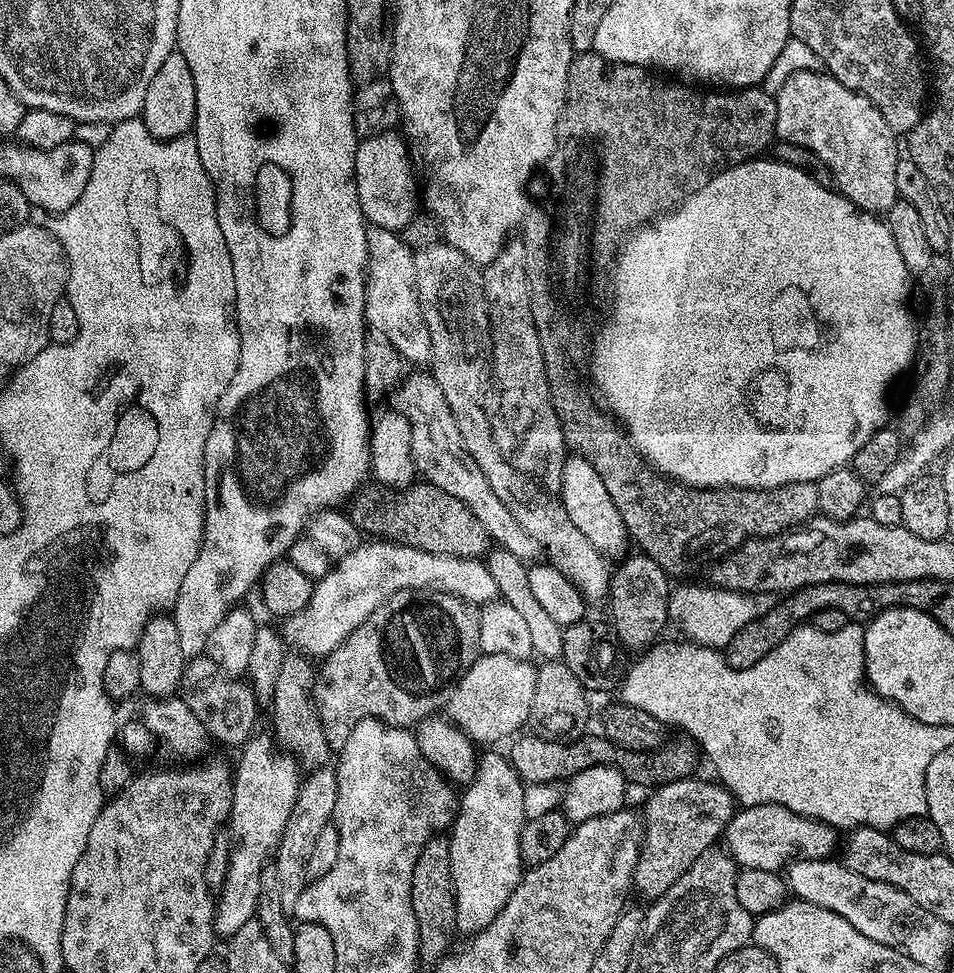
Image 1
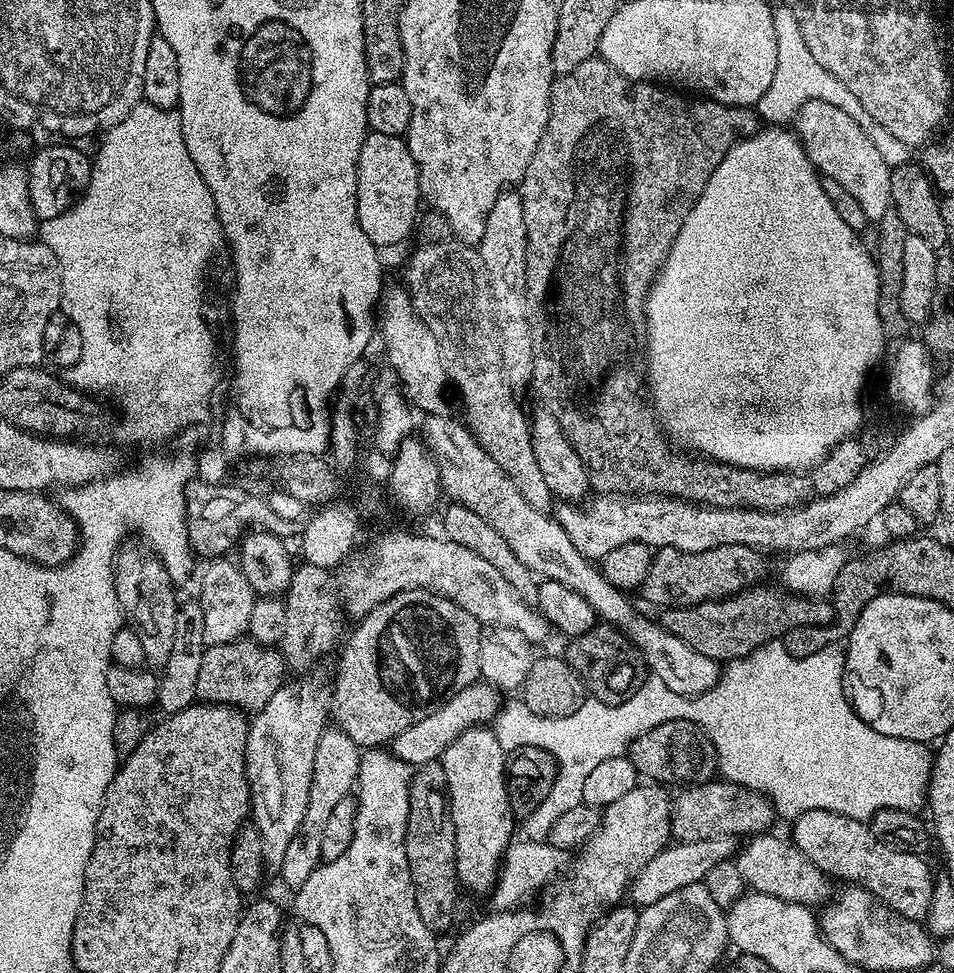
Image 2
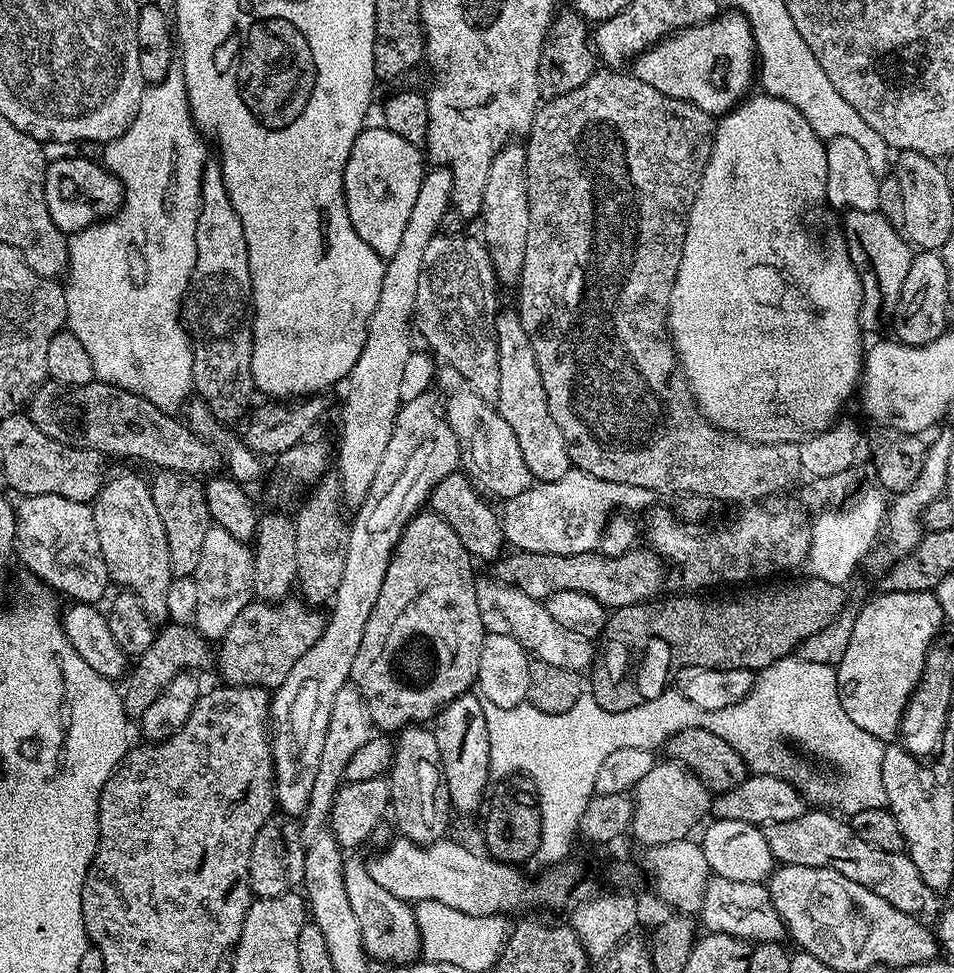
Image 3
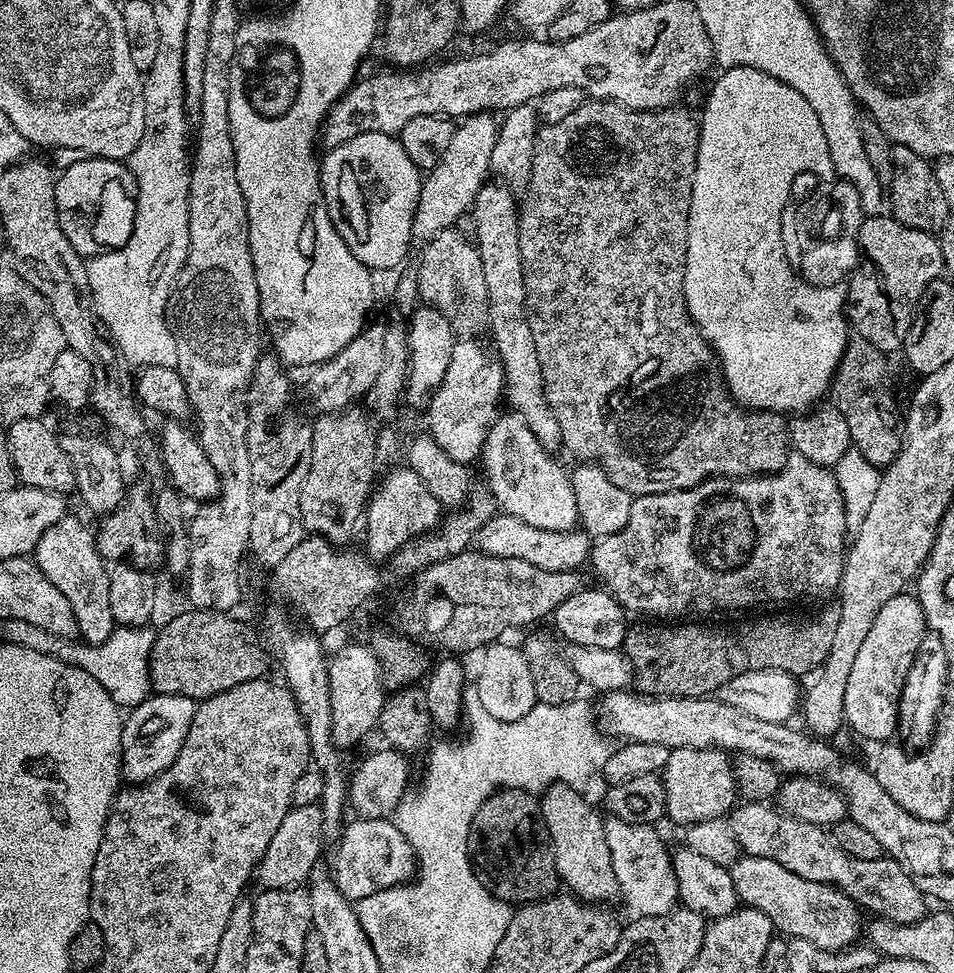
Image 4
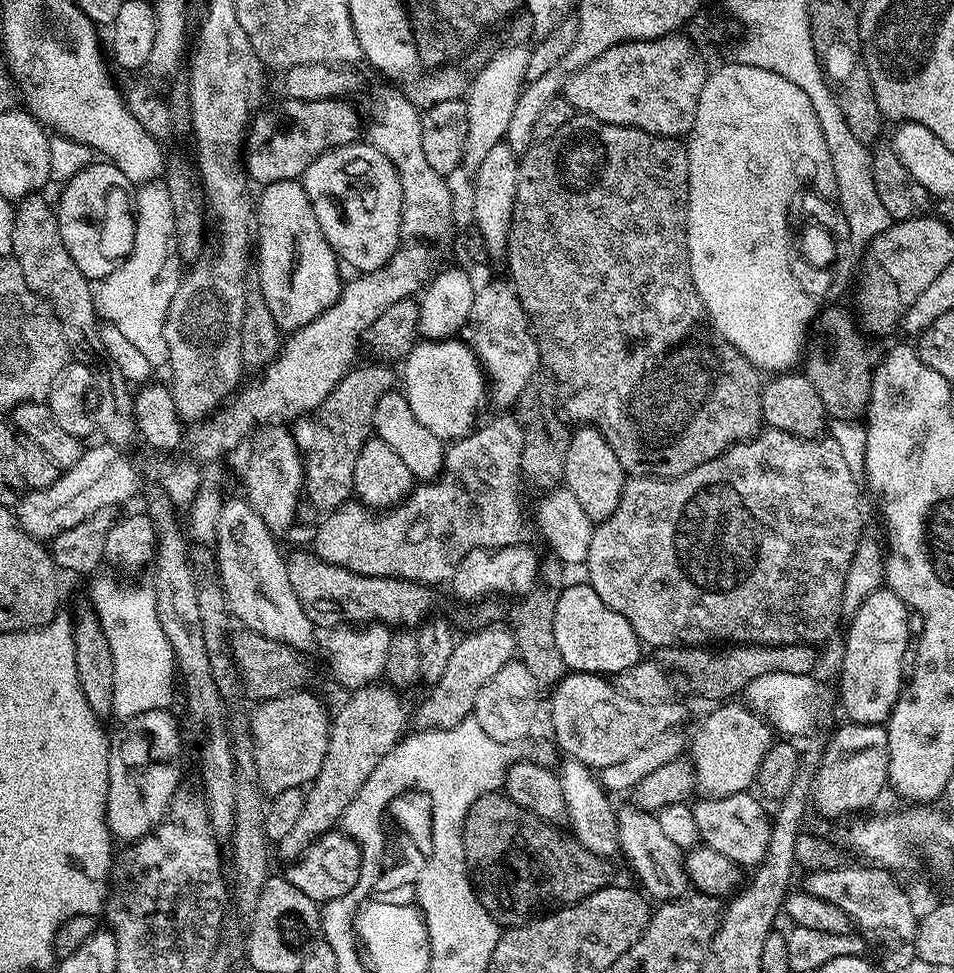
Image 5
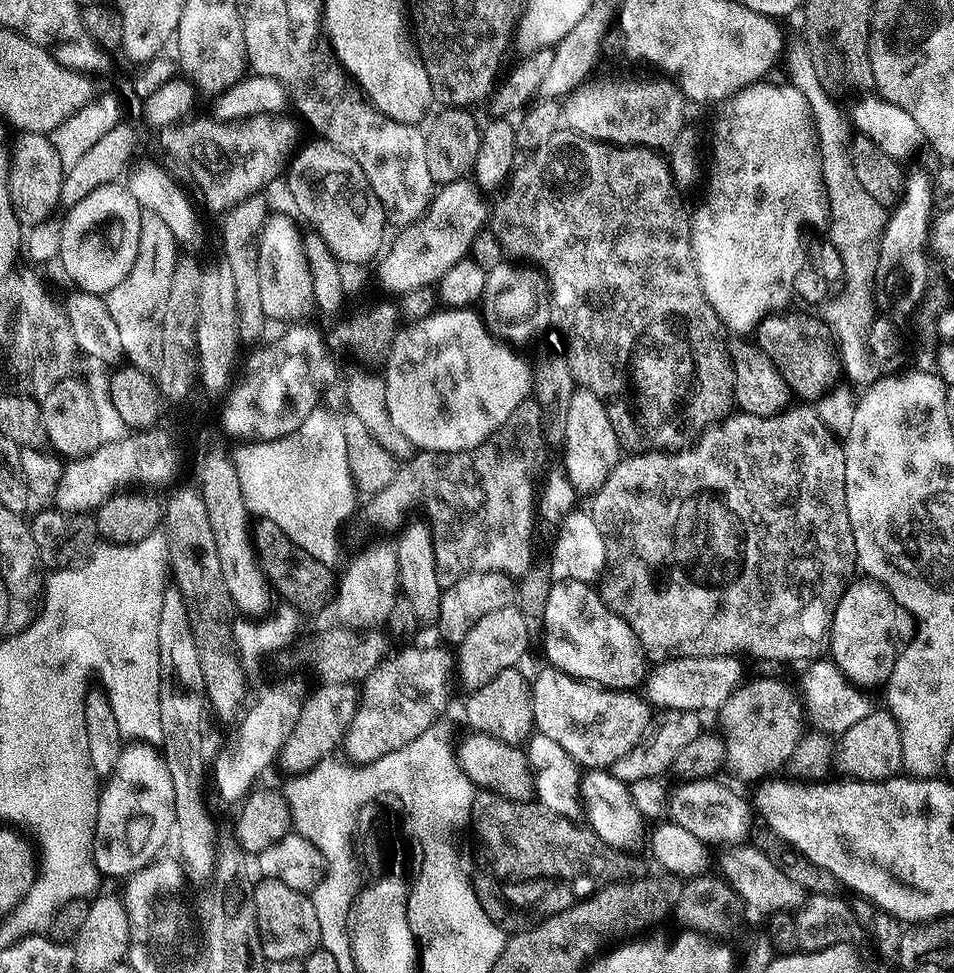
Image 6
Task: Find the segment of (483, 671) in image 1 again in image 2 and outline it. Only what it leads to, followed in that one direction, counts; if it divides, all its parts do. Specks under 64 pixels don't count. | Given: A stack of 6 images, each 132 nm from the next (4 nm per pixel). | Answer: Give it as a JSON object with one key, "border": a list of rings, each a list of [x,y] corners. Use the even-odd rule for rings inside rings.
{"border":[[[487,682],[466,686],[466,690],[452,696],[426,718],[422,718],[422,722],[414,722],[414,726],[402,730],[402,734],[395,736],[390,745],[392,755],[413,766],[431,765],[439,761],[443,757],[446,746],[450,746],[450,742],[458,738],[458,734],[495,721],[496,714],[502,707],[500,696],[502,696],[501,689]]]}

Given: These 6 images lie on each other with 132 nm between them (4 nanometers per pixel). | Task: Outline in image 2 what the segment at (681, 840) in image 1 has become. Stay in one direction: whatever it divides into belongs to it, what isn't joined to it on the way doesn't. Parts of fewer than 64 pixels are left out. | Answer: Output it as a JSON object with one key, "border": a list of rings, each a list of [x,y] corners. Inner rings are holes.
{"border":[[[713,778],[707,784],[693,784],[685,787],[684,792],[678,795],[672,802],[672,836],[677,841],[705,840],[711,836],[735,836],[737,838],[748,838],[753,834],[767,833],[772,827],[772,820],[777,819],[776,809],[763,792],[755,792],[746,786],[731,784],[723,778]]]}

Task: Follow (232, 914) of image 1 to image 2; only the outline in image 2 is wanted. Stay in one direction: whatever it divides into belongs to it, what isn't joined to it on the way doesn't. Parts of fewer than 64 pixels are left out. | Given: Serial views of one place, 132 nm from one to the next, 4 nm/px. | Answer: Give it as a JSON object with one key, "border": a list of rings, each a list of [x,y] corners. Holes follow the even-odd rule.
{"border":[[[311,676],[300,678],[297,684],[285,683],[283,688],[276,691],[274,698],[270,698],[270,702],[266,702],[266,706],[251,717],[248,726],[244,753],[250,790],[250,824],[262,838],[264,863],[272,870],[280,869],[282,858],[286,858],[286,850],[290,846],[290,838],[294,838],[302,826],[306,802],[310,798],[310,778],[314,774],[314,753],[318,751],[318,738],[330,720],[331,687],[323,684],[318,677]]]}

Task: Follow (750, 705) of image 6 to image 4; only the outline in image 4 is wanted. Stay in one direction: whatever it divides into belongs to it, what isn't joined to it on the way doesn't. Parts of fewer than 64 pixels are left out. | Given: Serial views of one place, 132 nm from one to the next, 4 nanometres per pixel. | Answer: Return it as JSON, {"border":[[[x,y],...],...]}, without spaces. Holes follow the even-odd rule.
{"border":[[[673,748],[662,773],[667,819],[689,826],[731,813],[738,800],[729,753],[718,748]]]}

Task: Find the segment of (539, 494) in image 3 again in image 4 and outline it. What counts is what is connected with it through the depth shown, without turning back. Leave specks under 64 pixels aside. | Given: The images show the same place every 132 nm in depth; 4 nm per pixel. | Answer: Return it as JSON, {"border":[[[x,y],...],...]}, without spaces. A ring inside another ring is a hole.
{"border":[[[493,514],[487,522],[476,531],[475,547],[481,552],[498,558],[522,558],[522,562],[530,562],[542,570],[551,572],[570,572],[579,569],[580,563],[590,556],[590,537],[583,530],[555,532],[540,530],[538,526],[530,526],[522,522],[522,518]]]}

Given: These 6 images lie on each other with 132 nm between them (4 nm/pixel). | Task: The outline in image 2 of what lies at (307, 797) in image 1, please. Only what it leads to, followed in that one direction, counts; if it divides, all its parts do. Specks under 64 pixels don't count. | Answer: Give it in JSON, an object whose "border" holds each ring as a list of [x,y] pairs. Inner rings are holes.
{"border":[[[325,727],[324,733],[318,738],[318,751],[314,753],[314,774],[310,778],[310,798],[306,802],[306,814],[302,818],[298,834],[290,838],[286,858],[282,858],[282,866],[278,870],[278,876],[284,879],[284,884],[289,890],[301,888],[306,878],[310,878],[310,874],[314,874],[314,870],[320,867],[322,830],[325,829],[334,806],[342,799],[353,795],[360,773],[361,755],[360,745],[354,743],[341,728]]]}

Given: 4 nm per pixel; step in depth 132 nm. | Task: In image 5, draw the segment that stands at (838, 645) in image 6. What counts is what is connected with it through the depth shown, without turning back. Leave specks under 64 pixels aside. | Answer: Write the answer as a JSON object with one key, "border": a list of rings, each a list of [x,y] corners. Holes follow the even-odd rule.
{"border":[[[881,586],[877,589],[876,592],[870,594],[865,600],[862,602],[860,606],[858,606],[858,610],[856,613],[850,616],[850,619],[847,621],[848,624],[848,637],[844,640],[844,657],[840,660],[840,696],[838,692],[838,704],[844,707],[844,712],[849,721],[854,724],[884,724],[887,721],[888,717],[891,716],[892,711],[894,710],[894,706],[898,702],[898,698],[900,697],[900,693],[902,691],[902,685],[906,680],[906,668],[904,664],[904,655],[909,655],[910,652],[910,644],[908,648],[908,615],[910,616],[910,609],[908,605],[902,602],[902,598],[898,598],[898,594],[894,594],[891,588],[887,586]]]}

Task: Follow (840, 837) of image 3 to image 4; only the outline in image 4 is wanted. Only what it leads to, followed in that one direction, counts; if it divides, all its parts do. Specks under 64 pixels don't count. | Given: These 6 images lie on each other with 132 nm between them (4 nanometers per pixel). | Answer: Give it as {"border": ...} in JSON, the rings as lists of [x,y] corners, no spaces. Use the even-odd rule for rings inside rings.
{"border":[[[740,802],[733,807],[730,815],[727,817],[728,829],[732,832],[733,838],[737,842],[739,851],[745,856],[757,856],[758,858],[770,858],[774,862],[778,862],[778,866],[786,866],[786,870],[790,870],[794,874],[798,874],[798,878],[810,878],[810,882],[822,882],[823,884],[833,884],[834,887],[840,888],[845,894],[850,897],[850,899],[856,901],[857,905],[861,909],[867,910],[869,908],[872,914],[877,917],[883,918],[885,920],[890,920],[894,924],[913,924],[918,922],[923,916],[926,915],[926,907],[924,908],[924,903],[926,903],[926,897],[923,892],[918,890],[918,886],[914,886],[914,882],[908,876],[906,872],[902,870],[902,866],[898,866],[896,861],[891,858],[881,858],[879,860],[867,860],[866,858],[854,858],[850,854],[846,854],[846,850],[839,848],[836,843],[832,841],[831,835],[821,825],[811,824],[810,822],[802,822],[798,818],[793,816],[787,816],[786,813],[777,810],[775,807],[769,806],[764,802]]]}

